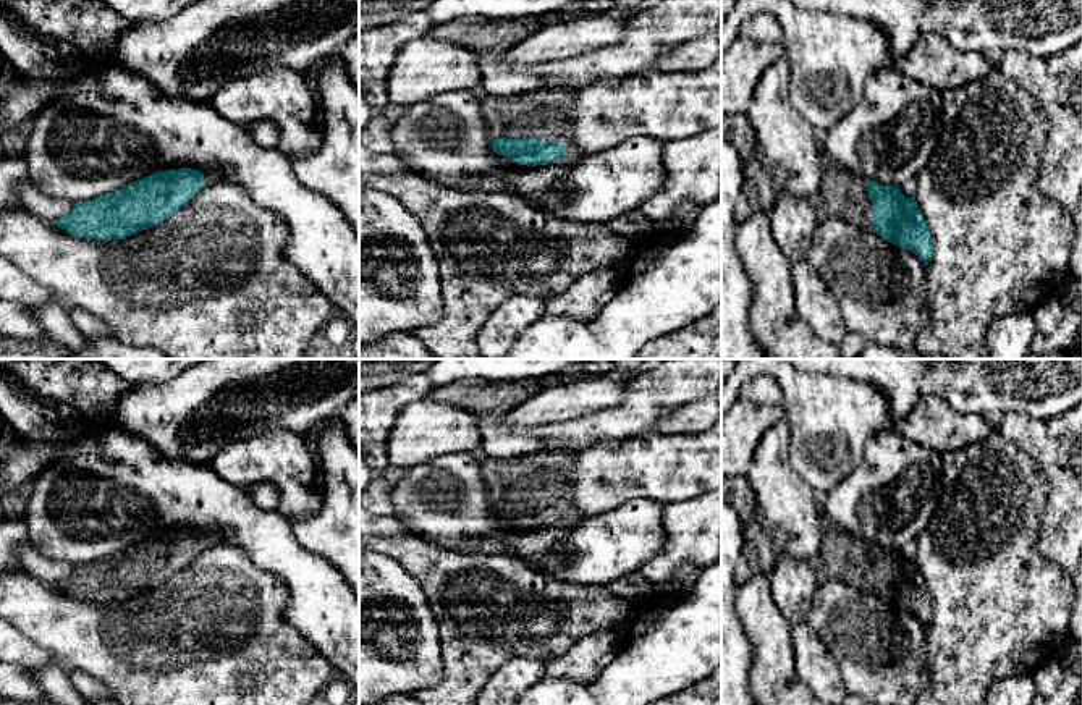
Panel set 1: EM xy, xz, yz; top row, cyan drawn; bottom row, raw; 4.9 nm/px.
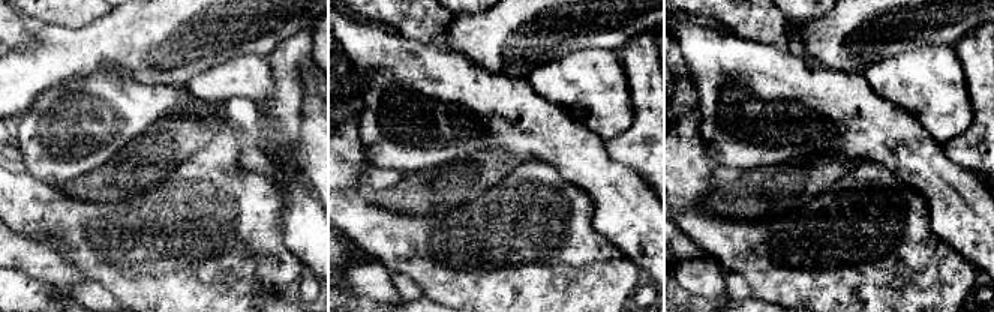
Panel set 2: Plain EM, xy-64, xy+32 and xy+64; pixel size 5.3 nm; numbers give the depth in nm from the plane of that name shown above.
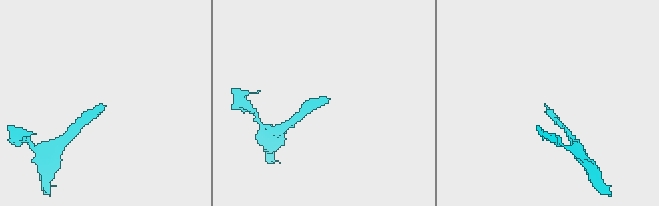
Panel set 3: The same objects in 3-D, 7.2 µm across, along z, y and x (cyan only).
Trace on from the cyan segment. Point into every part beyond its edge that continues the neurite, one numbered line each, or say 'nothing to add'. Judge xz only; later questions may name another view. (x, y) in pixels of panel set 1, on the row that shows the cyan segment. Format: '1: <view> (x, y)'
1: xz (547, 115)

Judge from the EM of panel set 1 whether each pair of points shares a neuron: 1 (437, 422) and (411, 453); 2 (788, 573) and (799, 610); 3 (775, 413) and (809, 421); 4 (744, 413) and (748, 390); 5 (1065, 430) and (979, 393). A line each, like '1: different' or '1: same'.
1: same
2: same
3: different
4: different
5: different

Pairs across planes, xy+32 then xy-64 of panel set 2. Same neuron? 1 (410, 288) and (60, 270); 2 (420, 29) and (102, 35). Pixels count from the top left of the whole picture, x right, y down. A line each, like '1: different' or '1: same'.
1: different
2: different

